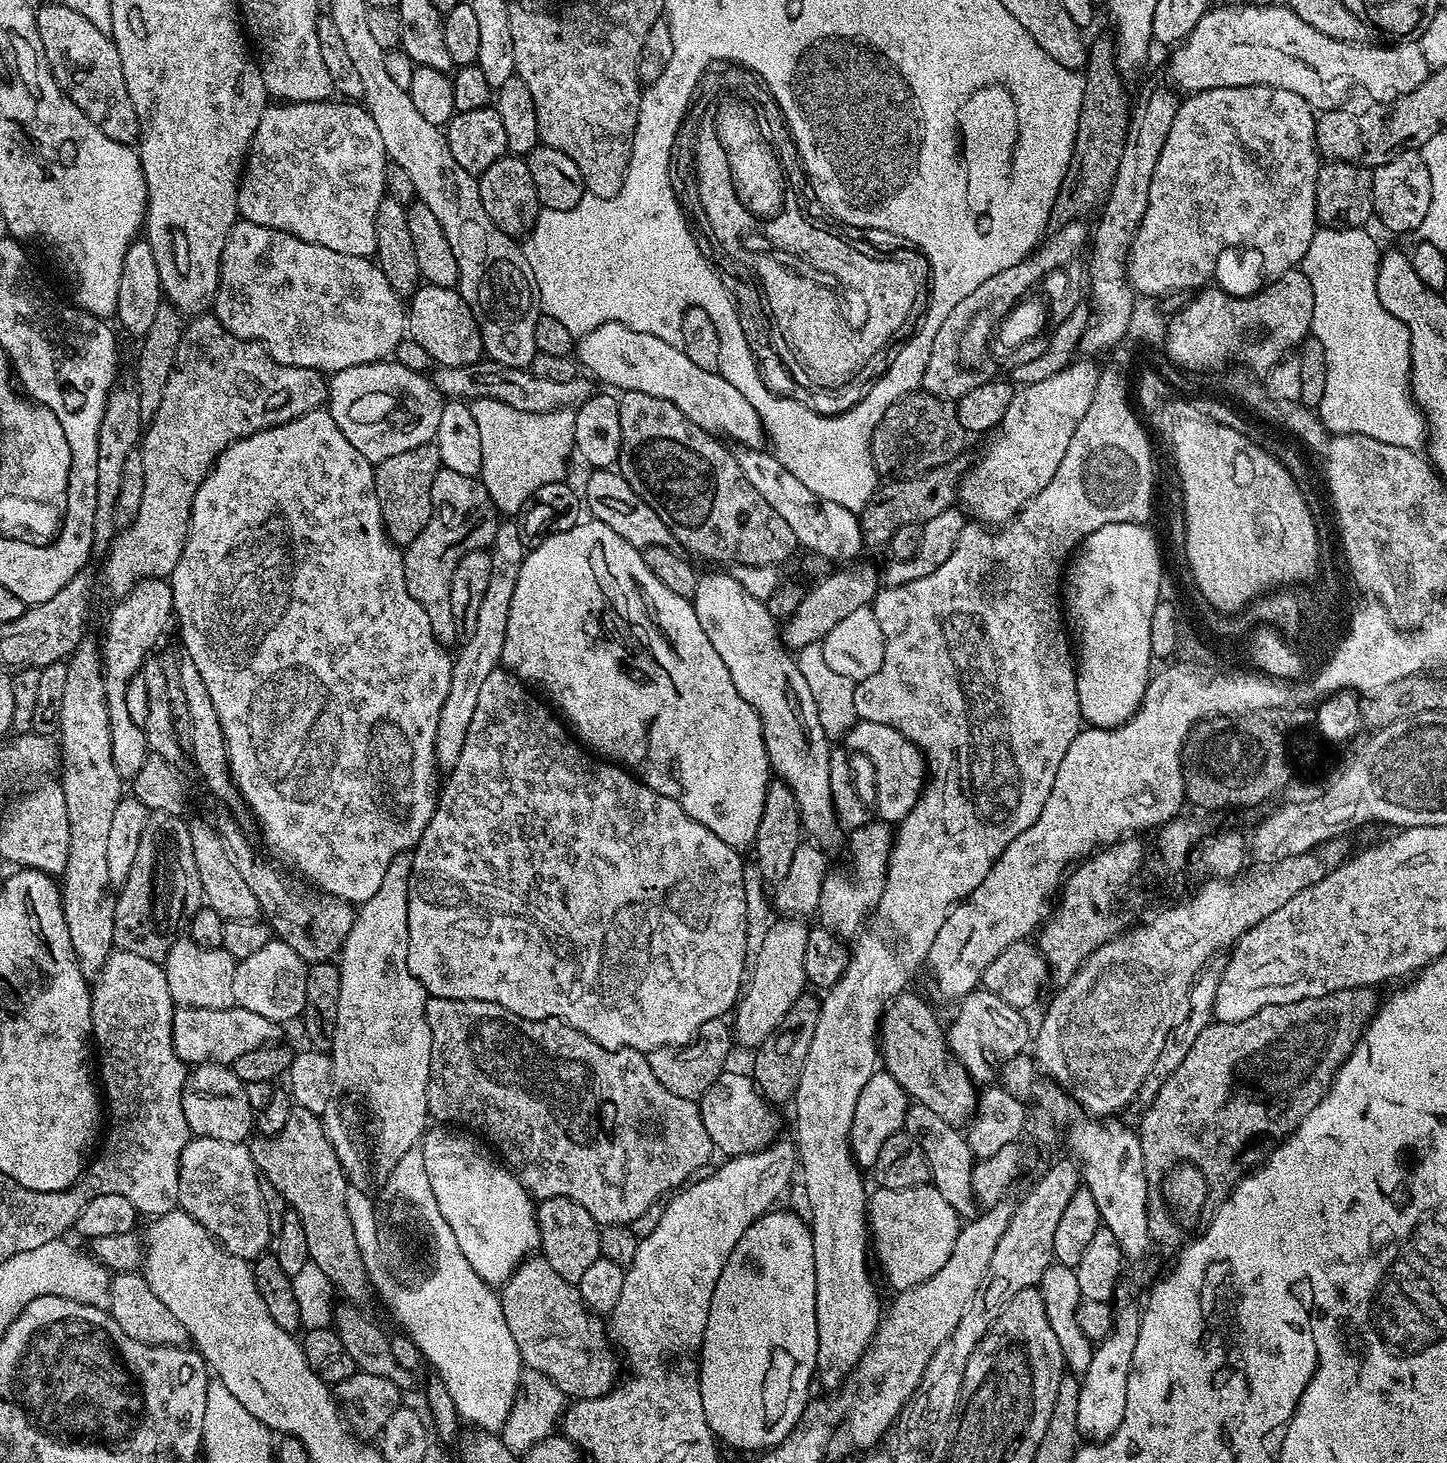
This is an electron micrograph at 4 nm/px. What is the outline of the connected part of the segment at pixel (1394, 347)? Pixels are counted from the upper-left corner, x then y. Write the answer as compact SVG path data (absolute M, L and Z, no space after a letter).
M1320 226L1310 242L1310 250L1306 250L1302 270L1306 278L1310 278L1310 290L1314 290L1311 335L1316 336L1318 342L1322 342L1322 350L1326 350L1326 394L1322 394L1318 415L1329 433L1378 438L1378 442L1416 450L1426 440L1426 417L1412 399L1410 334L1408 327L1380 301L1376 283L1382 248L1376 245L1368 230L1364 226Z

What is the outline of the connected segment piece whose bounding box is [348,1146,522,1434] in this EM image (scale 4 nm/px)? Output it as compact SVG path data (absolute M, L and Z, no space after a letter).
M417 1146L406 1150L402 1158L398 1158L398 1166L388 1173L384 1185L388 1187L388 1196L404 1196L408 1204L416 1204L416 1212L420 1212L420 1220L424 1220L424 1232L416 1232L420 1240L416 1244L380 1244L376 1236L376 1212L372 1212L372 1204L368 1196L360 1194L354 1202L349 1203L350 1222L354 1222L354 1238L358 1238L358 1250L362 1254L362 1262L368 1271L368 1282L373 1293L380 1295L388 1312L401 1324L403 1335L416 1344L421 1357L437 1368L438 1378L446 1386L450 1398L454 1398L454 1406L461 1421L473 1424L473 1429L481 1433L499 1433L516 1400L516 1394L522 1383L522 1361L518 1354L518 1346L506 1326L506 1318L502 1314L500 1297L478 1274L474 1274L474 1266L466 1262L466 1254L458 1247L458 1238L454 1238L454 1230L446 1226L446 1218L442 1218L442 1210L438 1210L438 1202L434 1202L434 1190L430 1190L430 1178L426 1178L426 1162L422 1158L422 1150Z

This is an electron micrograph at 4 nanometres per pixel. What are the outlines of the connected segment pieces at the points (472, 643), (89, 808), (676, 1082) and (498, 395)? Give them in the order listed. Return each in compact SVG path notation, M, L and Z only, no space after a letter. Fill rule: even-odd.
M505 519L498 526L494 542L490 546L490 583L486 594L482 594L482 606L478 606L478 619L474 621L474 634L470 634L459 645L460 653L455 653L450 670L450 690L446 702L442 702L442 714L438 714L438 734L434 738L436 766L440 770L450 770L462 754L462 745L474 718L474 706L478 706L478 694L486 678L497 671L501 663L502 646L506 642L506 622L510 622L510 602L514 599L514 586L518 583L518 570L526 555L519 523L515 519Z
M91 638L81 640L66 663L66 695L62 697L58 733L58 751L62 761L58 782L62 786L62 794L66 794L66 818L70 818L70 854L62 877L60 901L76 961L85 977L92 978L102 970L106 958L114 950L116 901L110 887L106 845L114 810L118 809L122 799L122 777L112 761L110 714L99 643Z
M727 1019L702 1022L700 1031L686 1044L671 1044L665 1048L656 1048L647 1053L650 1070L654 1070L654 1078L670 1090L670 1094L678 1094L678 1098L699 1101L706 1090L725 1071L728 1055L734 1049L734 1032Z
M487 358L470 366L437 367L431 373L430 379L440 395L447 399L494 400L527 413L577 408L586 403L596 392L595 383L582 374L564 383L556 382L554 379L534 374L531 369L502 366Z

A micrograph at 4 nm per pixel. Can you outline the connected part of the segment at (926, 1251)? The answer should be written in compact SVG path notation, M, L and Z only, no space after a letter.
M921 1186L918 1188L903 1188L902 1190L890 1190L889 1188L877 1187L876 1193L871 1193L866 1213L867 1223L870 1225L870 1240L874 1245L874 1256L880 1259L880 1264L884 1267L884 1276L893 1284L893 1289L903 1290L913 1288L930 1274L938 1274L942 1266L946 1266L946 1258L950 1258L950 1250L954 1250L956 1236L962 1227L961 1217L938 1194L938 1190L931 1186Z

